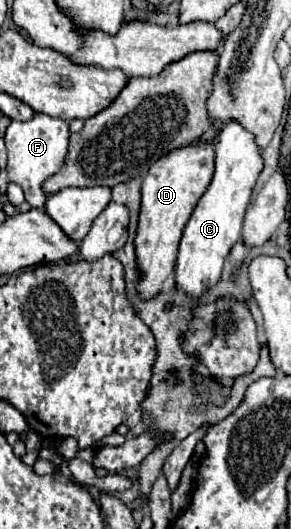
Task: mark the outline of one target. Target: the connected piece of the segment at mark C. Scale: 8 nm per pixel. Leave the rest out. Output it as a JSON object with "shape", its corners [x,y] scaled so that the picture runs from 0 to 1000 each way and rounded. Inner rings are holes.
{"shape":[[[780,231],[739,268],[739,329],[677,382],[622,450],[615,484],[608,484],[608,514],[601,533],[622,548],[656,560],[691,560],[704,544],[732,544],[759,526],[766,491],[787,480],[794,465],[828,450],[835,408],[863,374],[863,359],[904,321],[897,280],[876,268],[876,253],[863,253],[821,231]]]}

